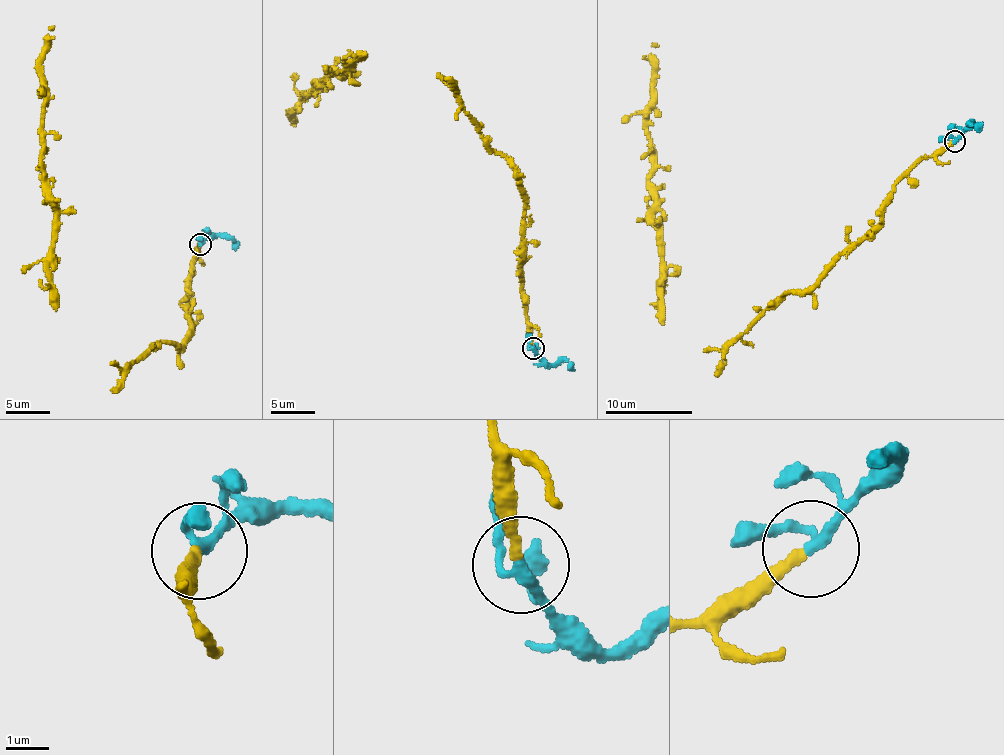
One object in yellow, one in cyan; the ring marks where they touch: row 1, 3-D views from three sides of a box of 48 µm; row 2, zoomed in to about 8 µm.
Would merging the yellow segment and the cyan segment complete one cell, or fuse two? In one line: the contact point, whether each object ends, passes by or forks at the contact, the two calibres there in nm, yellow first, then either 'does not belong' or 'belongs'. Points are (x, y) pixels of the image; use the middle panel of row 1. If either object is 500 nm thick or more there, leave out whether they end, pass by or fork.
place (533, 348); yellow ends; cyan passes by; calibres 240 and 220 nm; belongs

